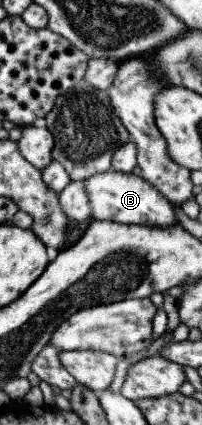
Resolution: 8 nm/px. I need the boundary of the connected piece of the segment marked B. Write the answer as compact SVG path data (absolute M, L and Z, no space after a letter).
M107 170L82 181L94 220L119 224L166 227L178 223L171 203L152 185L132 173Z

